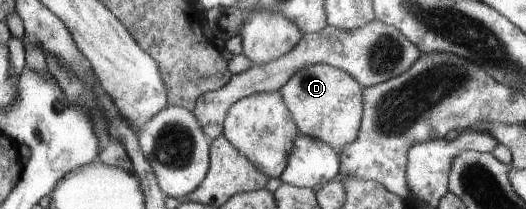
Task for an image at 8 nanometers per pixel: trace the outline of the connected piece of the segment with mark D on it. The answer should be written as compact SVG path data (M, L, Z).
M323 63L298 70L278 90L284 97L300 134L321 139L339 152L359 136L363 124L363 87L347 71Z

